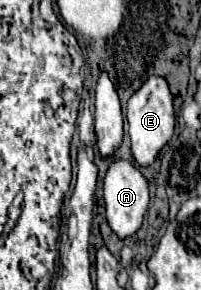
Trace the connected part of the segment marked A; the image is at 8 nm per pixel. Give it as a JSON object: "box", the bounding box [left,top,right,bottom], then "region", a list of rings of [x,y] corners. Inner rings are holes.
{"box":[103,159,149,237],"region":[[[115,159],[105,175],[105,185],[103,185],[103,197],[105,197],[105,209],[107,209],[107,223],[113,229],[117,237],[129,237],[133,235],[141,223],[143,215],[149,205],[149,183],[139,171],[139,167],[131,161],[125,159]]]}

